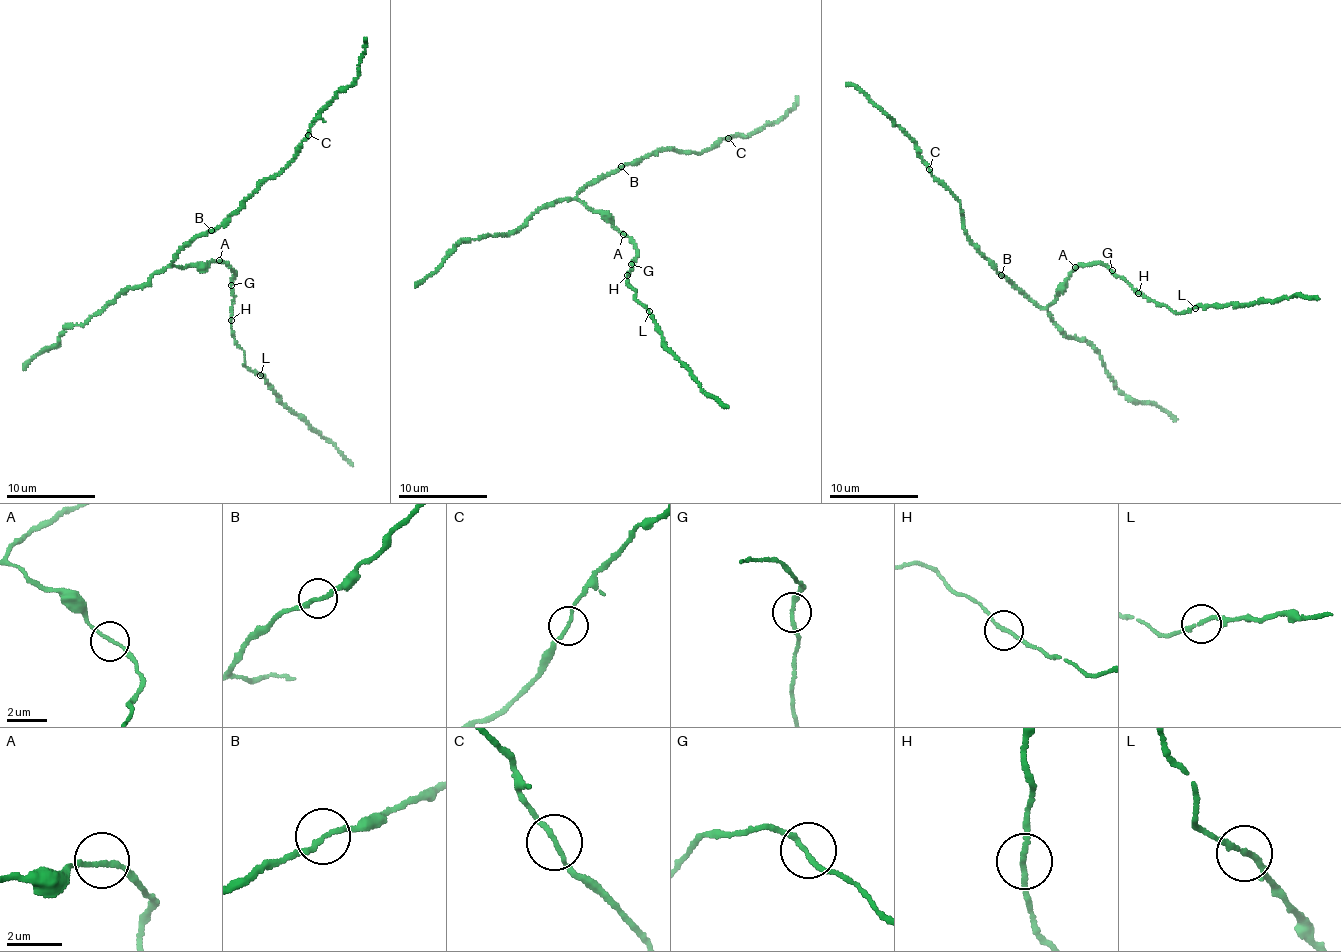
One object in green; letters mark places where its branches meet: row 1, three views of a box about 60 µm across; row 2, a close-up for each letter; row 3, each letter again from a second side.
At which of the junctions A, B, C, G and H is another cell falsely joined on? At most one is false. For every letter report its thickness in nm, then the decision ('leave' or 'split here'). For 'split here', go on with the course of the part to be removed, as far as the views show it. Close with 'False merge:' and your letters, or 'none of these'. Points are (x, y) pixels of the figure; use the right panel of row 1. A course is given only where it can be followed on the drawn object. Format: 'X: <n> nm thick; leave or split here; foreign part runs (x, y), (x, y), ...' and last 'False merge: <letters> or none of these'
A: 150 nm thick; leave
B: 190 nm thick; leave
C: 160 nm thick; leave
G: 180 nm thick; leave
H: 180 nm thick; leave
False merge: none of these

